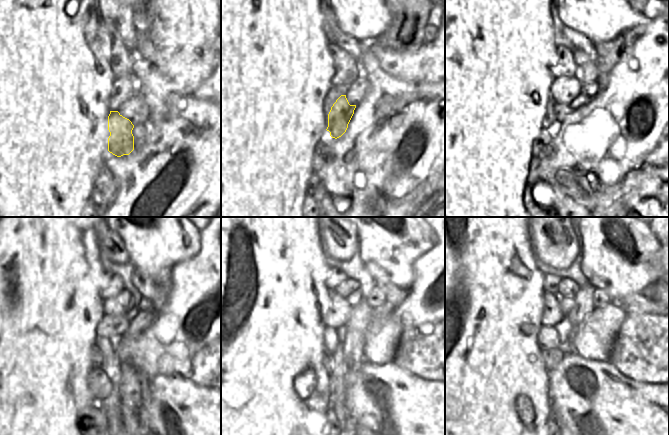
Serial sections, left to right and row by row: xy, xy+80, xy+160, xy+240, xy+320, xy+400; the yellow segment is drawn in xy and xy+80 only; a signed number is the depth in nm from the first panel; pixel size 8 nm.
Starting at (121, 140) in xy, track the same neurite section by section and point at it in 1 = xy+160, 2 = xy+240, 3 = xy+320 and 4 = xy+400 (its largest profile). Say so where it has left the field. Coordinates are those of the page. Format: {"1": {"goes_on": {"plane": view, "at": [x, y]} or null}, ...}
{"1": {"goes_on": {"plane": "xy+160", "at": [564, 90]}}, "2": {"goes_on": {"plane": "xy+240", "at": [118, 305]}}, "3": {"goes_on": {"plane": "xy+320", "at": [347, 287]}}, "4": {"goes_on": {"plane": "xy+400", "at": [568, 287]}}}

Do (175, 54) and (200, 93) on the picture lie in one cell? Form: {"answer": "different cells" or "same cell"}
{"answer": "different cells"}

